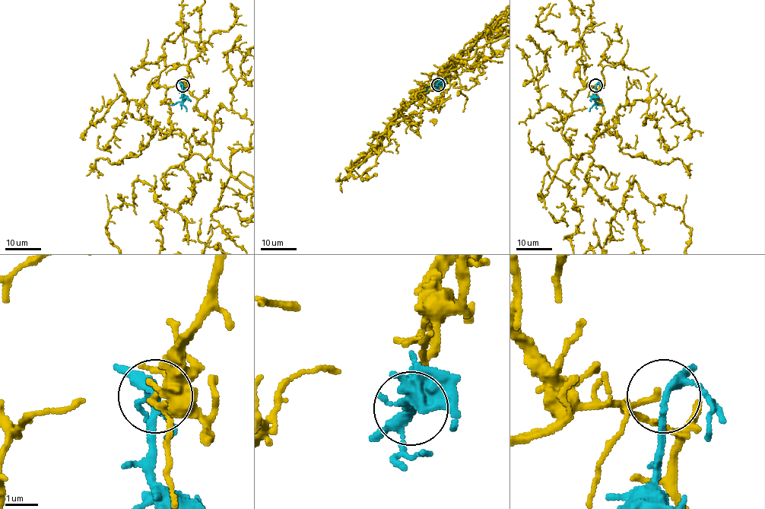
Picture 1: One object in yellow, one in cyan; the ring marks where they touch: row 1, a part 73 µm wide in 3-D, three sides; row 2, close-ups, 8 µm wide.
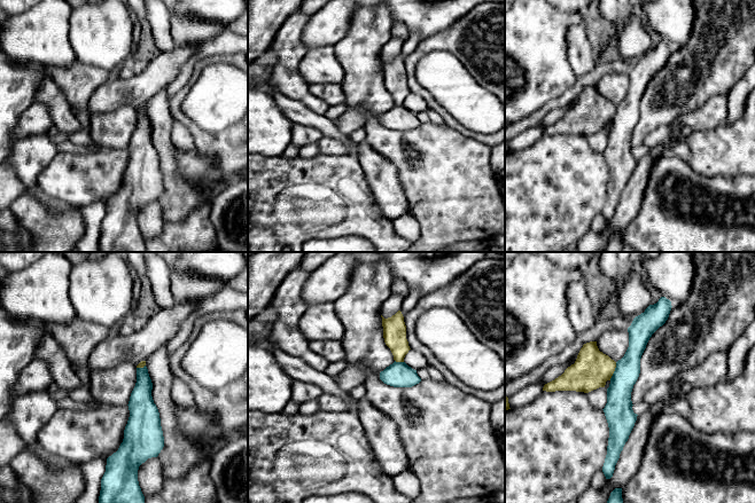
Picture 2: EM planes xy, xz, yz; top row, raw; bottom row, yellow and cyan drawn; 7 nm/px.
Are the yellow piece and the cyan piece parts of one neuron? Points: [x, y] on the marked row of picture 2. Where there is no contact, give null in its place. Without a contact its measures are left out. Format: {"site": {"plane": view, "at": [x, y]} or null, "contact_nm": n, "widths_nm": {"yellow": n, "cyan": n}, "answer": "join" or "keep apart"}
{"site": {"plane": "yz", "at": [614, 370]}, "contact_nm": 140, "widths_nm": {"yellow": 260, "cyan": 180}, "answer": "keep apart"}

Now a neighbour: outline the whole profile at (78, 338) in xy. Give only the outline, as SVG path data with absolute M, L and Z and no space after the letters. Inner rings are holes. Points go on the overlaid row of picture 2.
M76 316L69 324L50 325L48 331L65 352L75 371L78 366L87 366L93 348L107 338L109 328Z

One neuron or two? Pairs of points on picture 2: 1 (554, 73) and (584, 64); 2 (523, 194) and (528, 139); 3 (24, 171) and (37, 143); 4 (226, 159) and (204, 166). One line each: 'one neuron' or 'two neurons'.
1: two neurons
2: two neurons
3: one neuron
4: two neurons

